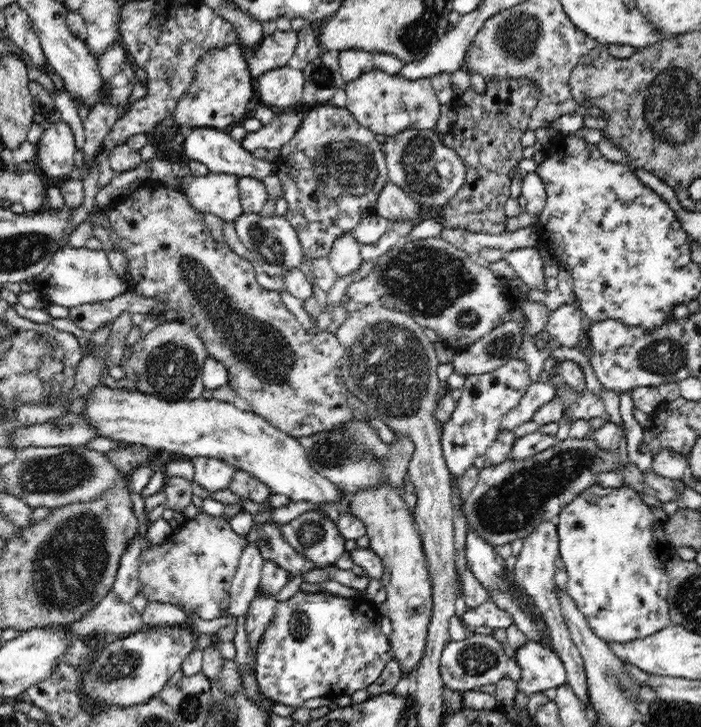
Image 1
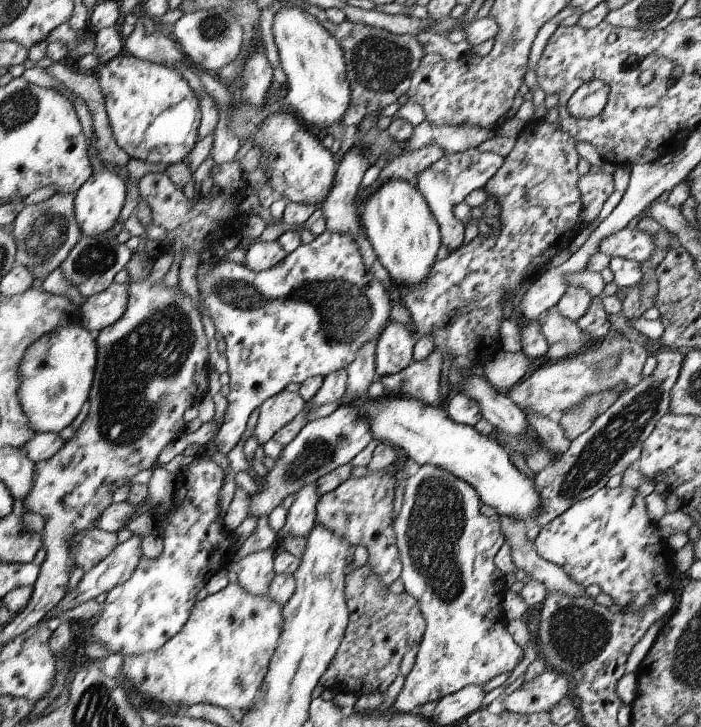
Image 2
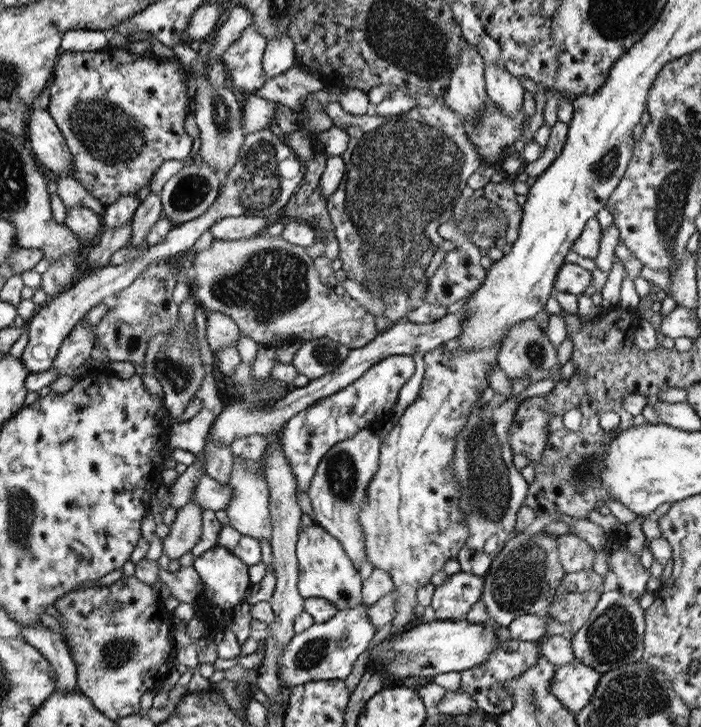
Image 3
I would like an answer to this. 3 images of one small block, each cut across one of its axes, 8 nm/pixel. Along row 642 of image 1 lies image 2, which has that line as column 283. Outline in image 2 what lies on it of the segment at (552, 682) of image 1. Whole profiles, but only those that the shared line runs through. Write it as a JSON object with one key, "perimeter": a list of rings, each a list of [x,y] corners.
{"perimeter":[[[315,482],[305,484],[297,490],[295,502],[287,510],[287,518],[283,528],[277,534],[277,546],[281,542],[281,536],[299,536],[305,538],[309,530],[315,526],[315,504],[319,502],[321,494],[315,492]]]}

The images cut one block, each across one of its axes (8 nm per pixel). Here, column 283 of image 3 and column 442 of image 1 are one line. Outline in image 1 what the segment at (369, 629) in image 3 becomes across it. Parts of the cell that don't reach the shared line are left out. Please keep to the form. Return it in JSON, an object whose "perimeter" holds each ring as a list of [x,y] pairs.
{"perimeter":[[[474,634],[464,640],[450,640],[440,658],[440,678],[446,690],[452,692],[468,692],[468,690],[480,690],[482,686],[498,684],[502,676],[510,676],[510,680],[522,680],[522,670],[516,662],[508,660],[502,652],[502,646],[492,638],[484,634]]]}

